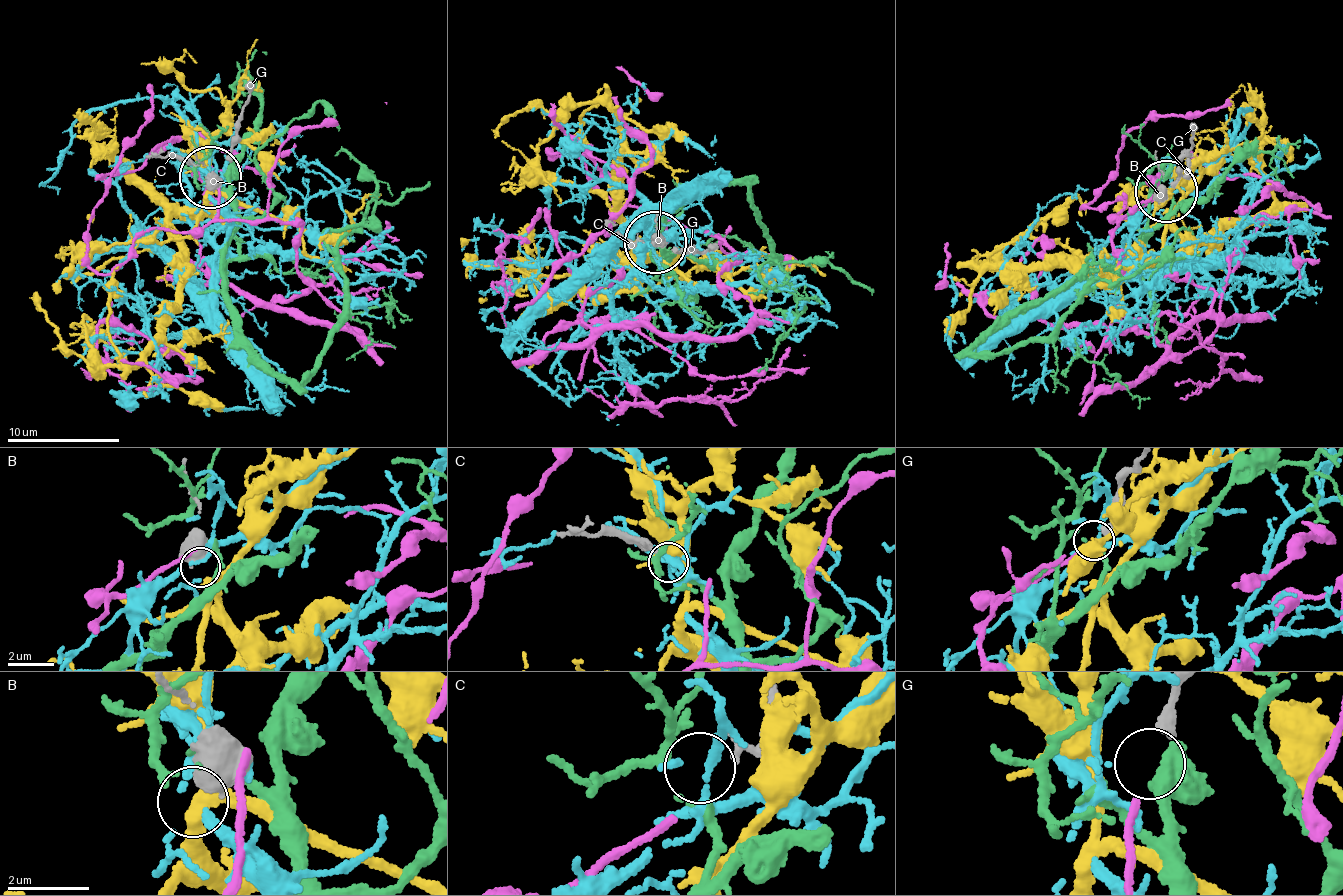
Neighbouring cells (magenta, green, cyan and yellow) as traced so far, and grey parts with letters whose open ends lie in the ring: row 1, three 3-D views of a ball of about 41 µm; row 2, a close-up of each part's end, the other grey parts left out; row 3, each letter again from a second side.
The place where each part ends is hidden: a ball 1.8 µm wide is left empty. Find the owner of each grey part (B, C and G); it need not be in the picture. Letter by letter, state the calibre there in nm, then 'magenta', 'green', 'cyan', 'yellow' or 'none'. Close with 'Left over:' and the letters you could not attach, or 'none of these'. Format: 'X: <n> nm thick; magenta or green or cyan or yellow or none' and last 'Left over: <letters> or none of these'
B: 650 nm thick; yellow
C: 200 nm thick; green
G: 320 nm thick; magenta
Left over: none of these

